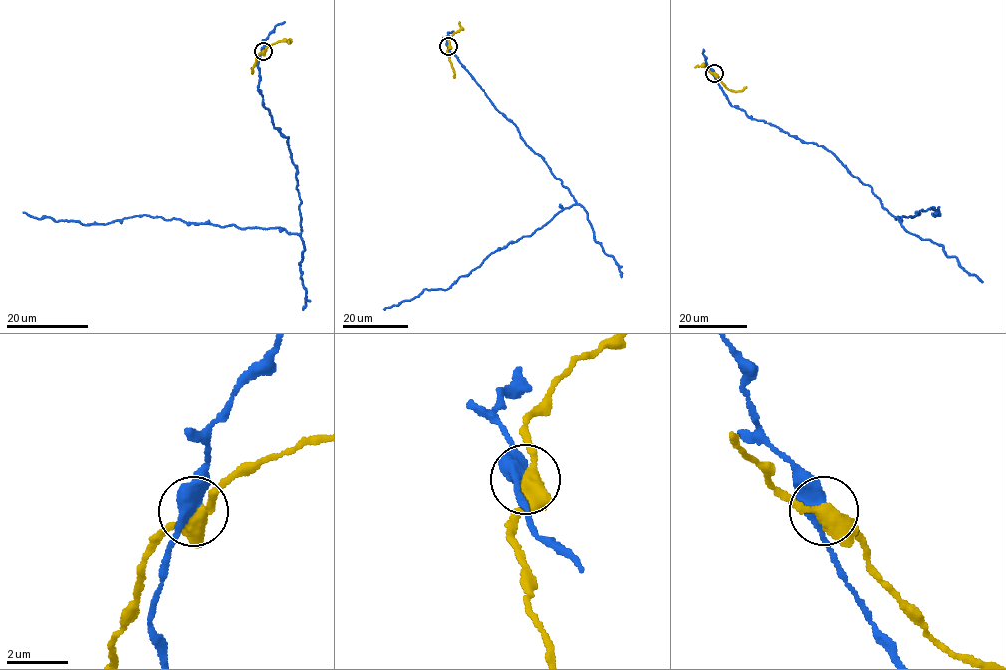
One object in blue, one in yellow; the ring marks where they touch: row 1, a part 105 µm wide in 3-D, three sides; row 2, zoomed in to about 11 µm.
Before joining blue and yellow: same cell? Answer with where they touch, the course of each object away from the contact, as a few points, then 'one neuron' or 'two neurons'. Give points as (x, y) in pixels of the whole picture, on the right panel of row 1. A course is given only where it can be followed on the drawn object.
(714, 73) | blue via (713, 73), (731, 105), (827, 149), (899, 220), (932, 207), (940, 215), (932, 214), (938, 206) | yellow via (714, 73), (728, 89), (741, 91), (746, 86) | two neurons

